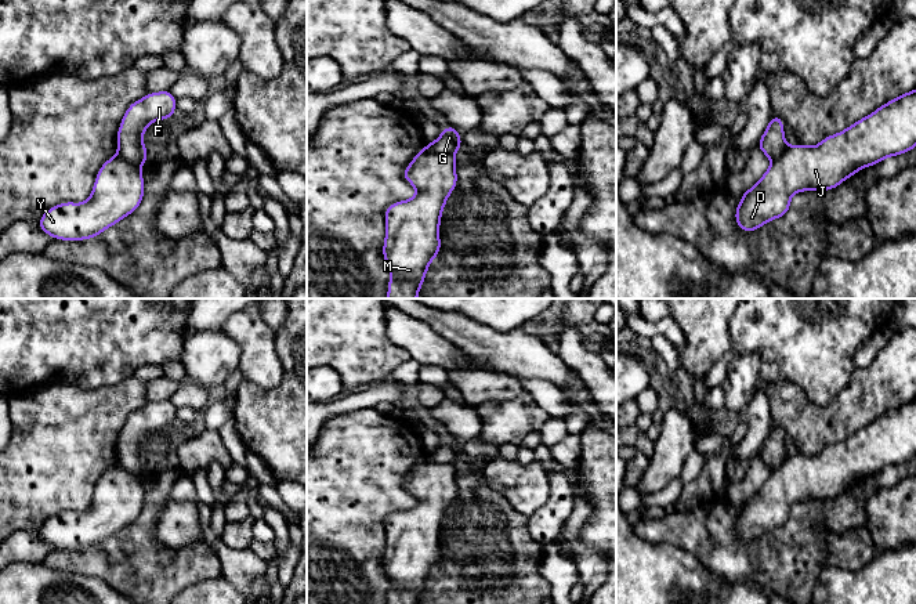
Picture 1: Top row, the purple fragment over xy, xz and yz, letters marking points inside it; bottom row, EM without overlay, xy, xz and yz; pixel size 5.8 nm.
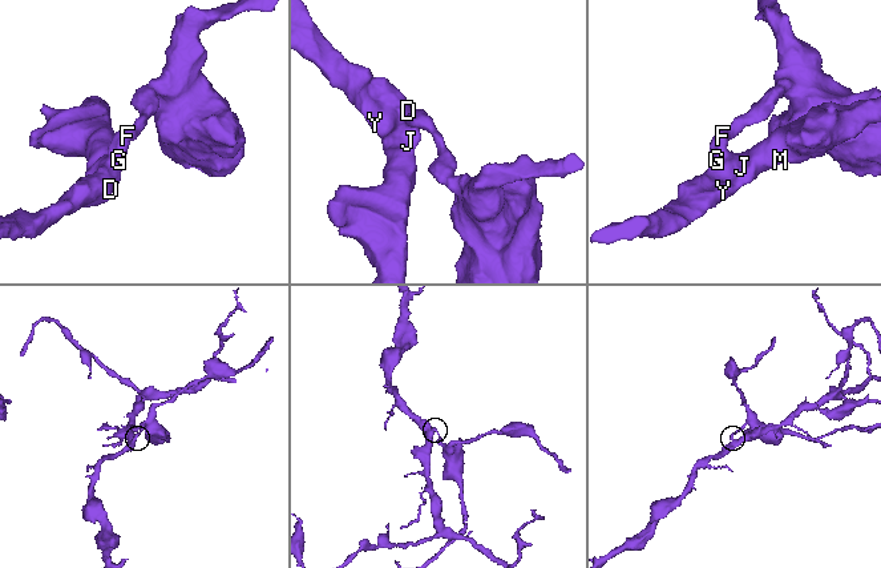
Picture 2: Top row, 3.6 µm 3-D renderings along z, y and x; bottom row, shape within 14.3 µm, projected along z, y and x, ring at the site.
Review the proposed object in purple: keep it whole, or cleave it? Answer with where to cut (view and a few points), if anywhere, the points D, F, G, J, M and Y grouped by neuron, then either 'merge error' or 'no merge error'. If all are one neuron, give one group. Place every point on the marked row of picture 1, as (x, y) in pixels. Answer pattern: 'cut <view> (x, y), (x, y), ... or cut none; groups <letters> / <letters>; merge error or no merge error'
cut xz (427, 144), (440, 154), (453, 155); groups D J M Y / F G; merge error

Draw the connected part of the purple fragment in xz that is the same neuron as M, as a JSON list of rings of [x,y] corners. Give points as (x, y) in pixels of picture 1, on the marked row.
[[[428,144],[403,170],[417,194],[385,211],[383,257],[391,272],[387,299],[417,299],[431,261],[441,252],[442,210],[457,184],[455,155],[439,155]]]

